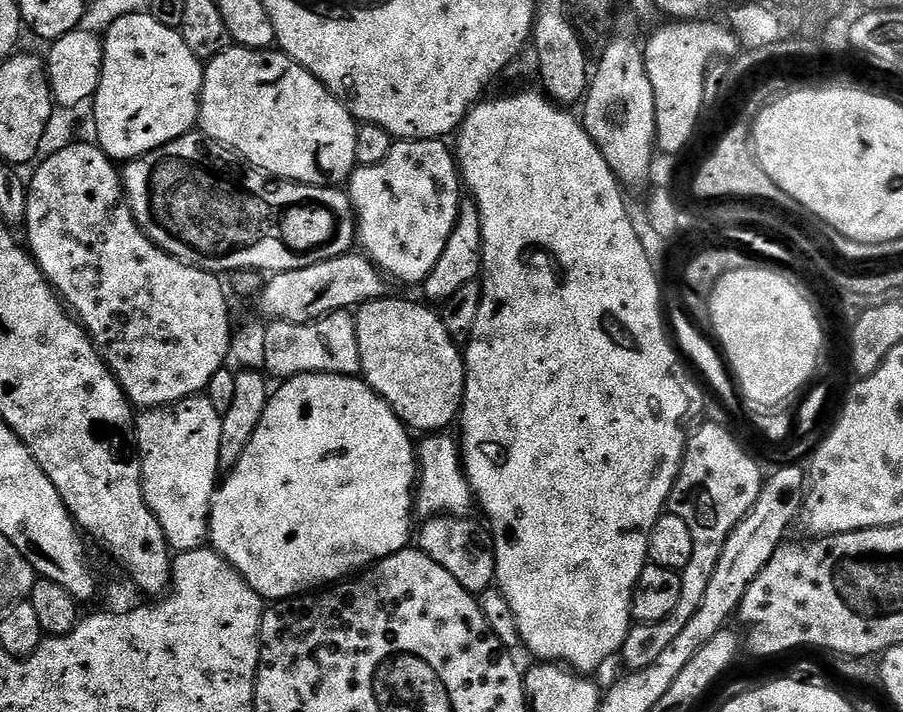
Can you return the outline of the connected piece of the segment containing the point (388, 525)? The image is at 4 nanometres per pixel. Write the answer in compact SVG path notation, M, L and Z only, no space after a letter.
M307 372L301 376L287 377L283 383L284 385L277 392L275 389L269 395L268 405L262 414L262 422L258 422L258 430L254 430L254 434L250 438L246 450L242 450L242 458L238 458L236 465L223 477L222 486L217 487L212 500L212 513L209 516L208 539L211 547L215 548L218 554L225 556L243 574L244 580L260 595L261 600L265 602L291 600L294 596L303 596L311 593L313 590L320 590L325 586L335 585L337 582L343 581L345 578L351 577L353 574L359 573L361 570L375 564L376 561L384 560L387 556L392 556L395 552L401 552L403 548L409 547L411 540L408 539L411 536L413 539L414 536L414 524L412 528L412 520L414 521L414 493L418 487L418 448L414 440L412 444L411 438L413 439L413 437L410 435L409 429L397 418L392 407L371 386L365 384L359 375L339 376L338 374L326 374L325 372Z

